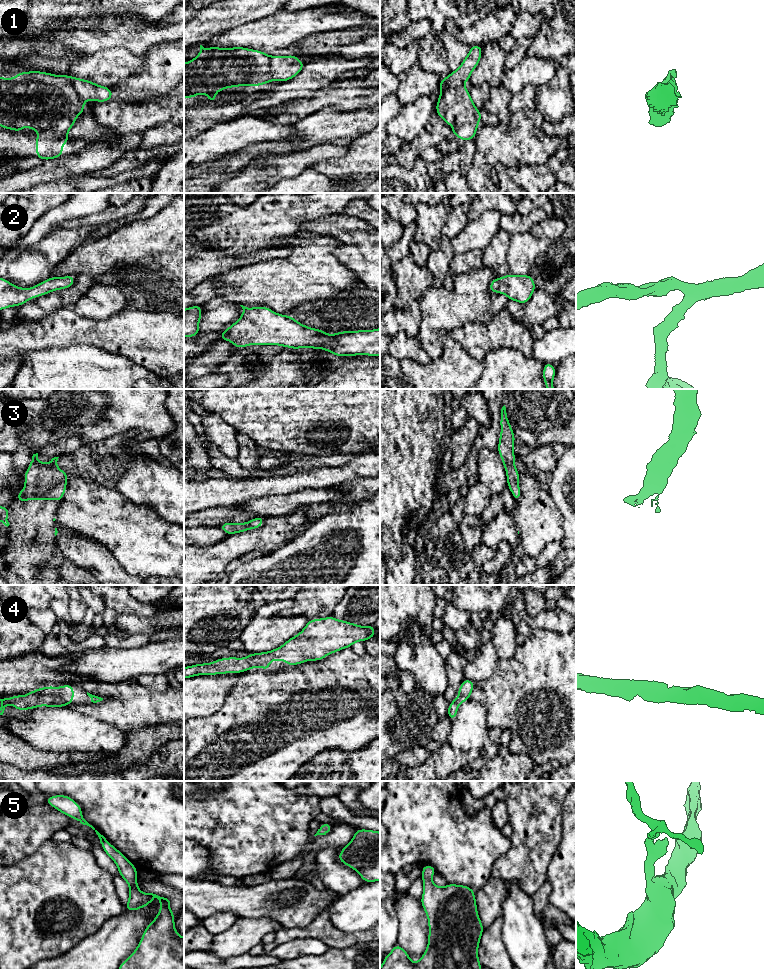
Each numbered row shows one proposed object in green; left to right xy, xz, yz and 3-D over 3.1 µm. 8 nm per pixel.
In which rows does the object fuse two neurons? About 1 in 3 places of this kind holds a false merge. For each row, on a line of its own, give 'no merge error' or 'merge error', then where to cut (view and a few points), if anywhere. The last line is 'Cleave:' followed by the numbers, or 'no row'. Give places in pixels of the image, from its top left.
1: merge error | xy (71, 77), (74, 90), (85, 99)
2: no merge error | no cut
3: no merge error | no cut
4: no merge error | no cut
5: no merge error | no cut
Cleave: 1

